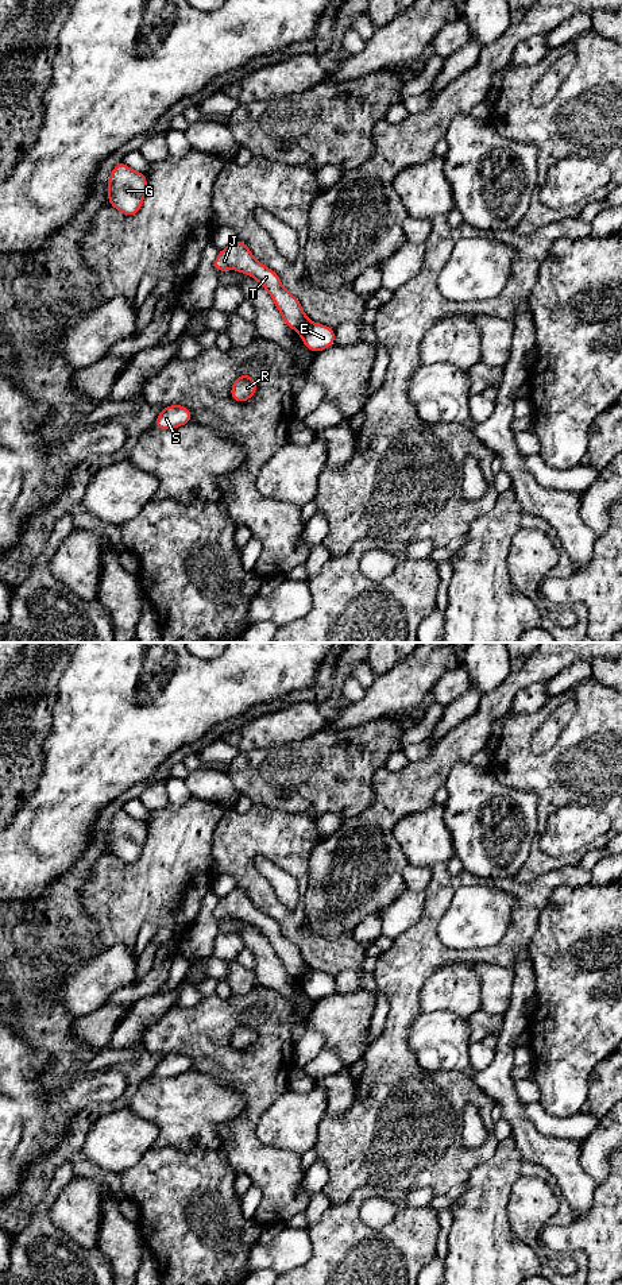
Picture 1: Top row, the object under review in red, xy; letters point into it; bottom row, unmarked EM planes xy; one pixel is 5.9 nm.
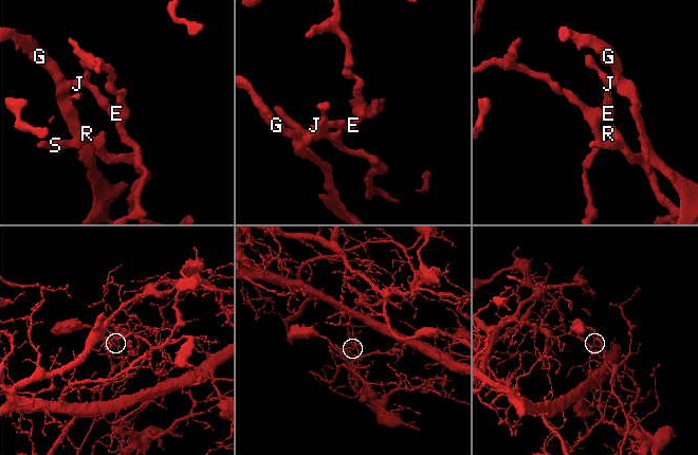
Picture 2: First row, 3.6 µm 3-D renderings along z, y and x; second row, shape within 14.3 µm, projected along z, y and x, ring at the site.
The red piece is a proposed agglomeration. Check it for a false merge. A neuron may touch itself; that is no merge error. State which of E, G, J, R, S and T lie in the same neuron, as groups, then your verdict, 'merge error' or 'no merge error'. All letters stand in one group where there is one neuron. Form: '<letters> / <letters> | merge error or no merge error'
E R S / G J T | merge error

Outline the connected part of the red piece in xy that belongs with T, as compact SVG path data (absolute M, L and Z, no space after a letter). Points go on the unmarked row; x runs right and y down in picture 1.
M236 887L227 896L221 898L213 911L215 918L237 918L254 925L273 945L285 970L294 979L301 979L309 970L297 945L289 941L282 933L279 923L258 910L248 895Z

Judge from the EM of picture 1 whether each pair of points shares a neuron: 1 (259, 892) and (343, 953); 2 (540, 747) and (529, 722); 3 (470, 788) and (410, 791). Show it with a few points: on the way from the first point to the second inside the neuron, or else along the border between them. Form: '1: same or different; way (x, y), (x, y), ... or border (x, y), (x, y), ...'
1: same; way (281, 914), (297, 933), (321, 953)
2: different; border (555, 707), (530, 740)
3: different; border (462, 760), (454, 766), (443, 786)

